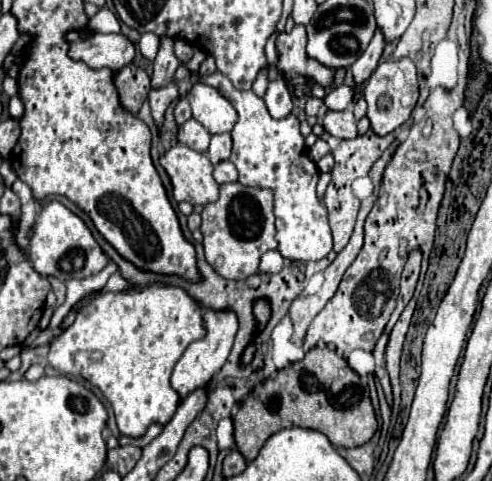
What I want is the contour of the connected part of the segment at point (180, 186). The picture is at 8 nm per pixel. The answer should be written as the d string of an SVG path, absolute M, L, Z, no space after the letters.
M176 144L174 148L170 148L162 158L160 158L160 164L162 168L168 172L170 180L172 180L172 186L174 186L174 200L176 202L190 202L190 204L210 204L210 202L216 202L218 198L218 184L212 176L212 162L208 160L208 156L204 152L196 152L192 150L190 146L184 146L184 144Z

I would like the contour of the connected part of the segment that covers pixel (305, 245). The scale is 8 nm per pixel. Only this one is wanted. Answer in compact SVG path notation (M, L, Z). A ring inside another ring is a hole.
M214 72L210 76L200 76L202 82L208 82L210 86L218 88L220 94L224 94L224 98L230 100L230 104L236 108L238 112L238 122L234 124L232 130L232 156L230 162L238 168L238 182L244 186L258 186L258 188L270 188L274 192L274 212L276 212L276 240L278 240L278 250L284 258L288 260L320 260L324 256L328 256L328 252L332 250L332 234L330 234L330 226L328 226L328 210L324 206L324 202L316 196L316 184L320 178L320 172L316 168L316 162L310 160L308 156L308 148L304 144L304 136L300 134L300 122L294 114L286 116L286 118L272 118L264 100L260 96L256 96L252 90L236 90L232 86L232 82L222 74L222 72Z

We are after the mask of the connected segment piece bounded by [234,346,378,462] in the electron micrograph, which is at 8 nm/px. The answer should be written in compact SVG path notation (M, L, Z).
M316 346L302 360L278 370L256 386L244 404L240 404L234 416L236 448L252 462L272 434L290 426L312 428L326 434L334 446L356 448L374 436L378 422L364 380L334 350Z

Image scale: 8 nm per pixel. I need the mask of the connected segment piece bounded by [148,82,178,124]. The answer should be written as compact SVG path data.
M170 82L168 86L152 88L152 90L150 90L148 102L150 102L152 116L154 116L156 124L162 124L162 120L164 120L164 110L166 110L168 106L170 106L170 102L174 102L176 98L178 98L178 86L176 86L176 82Z

